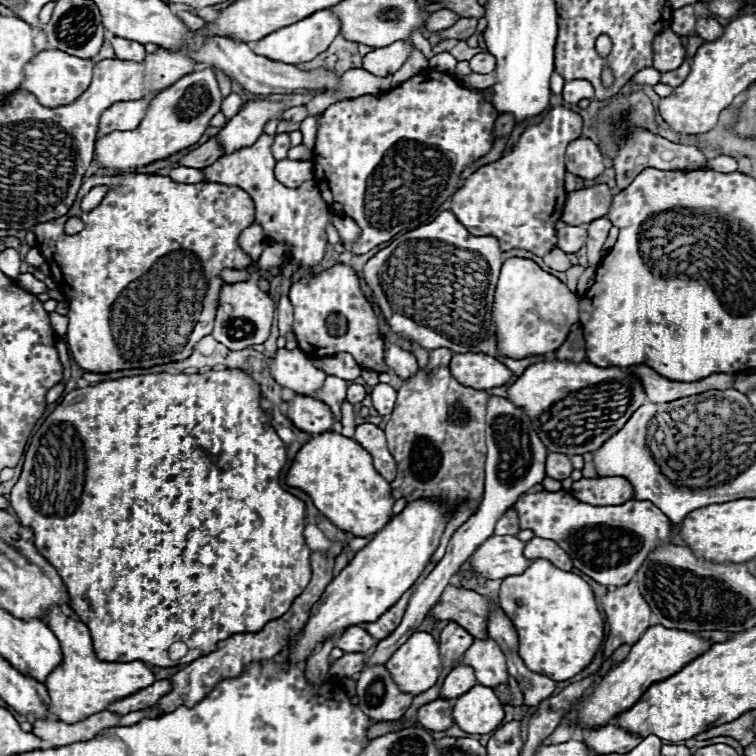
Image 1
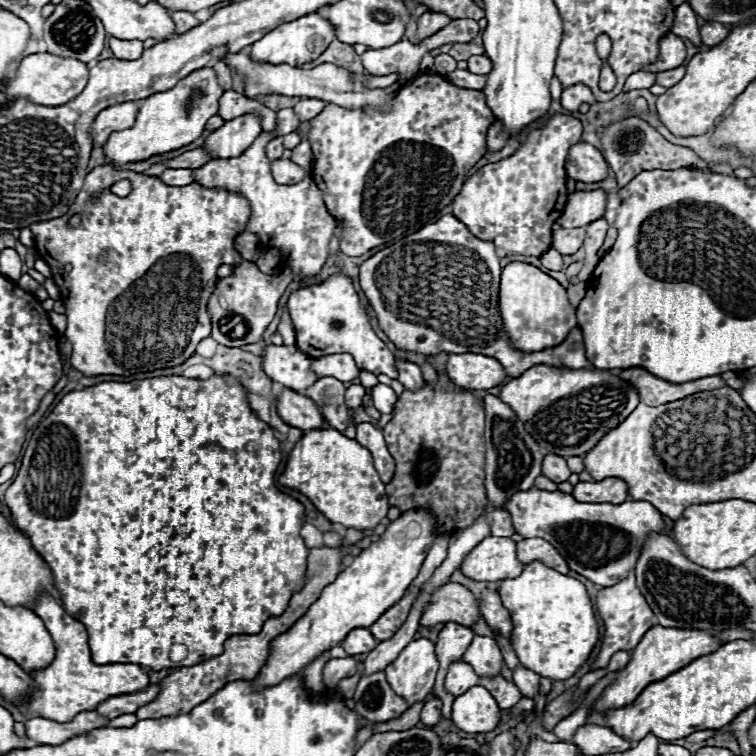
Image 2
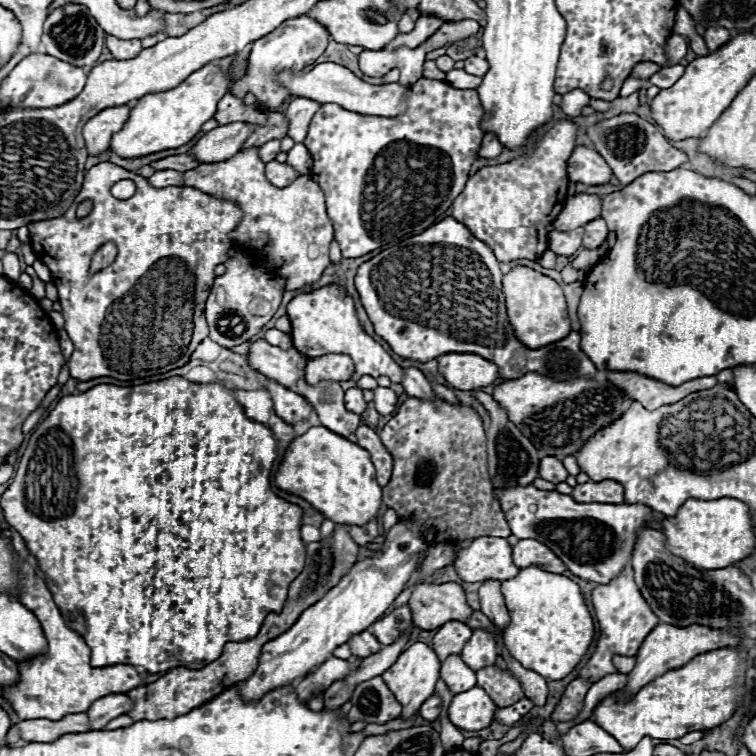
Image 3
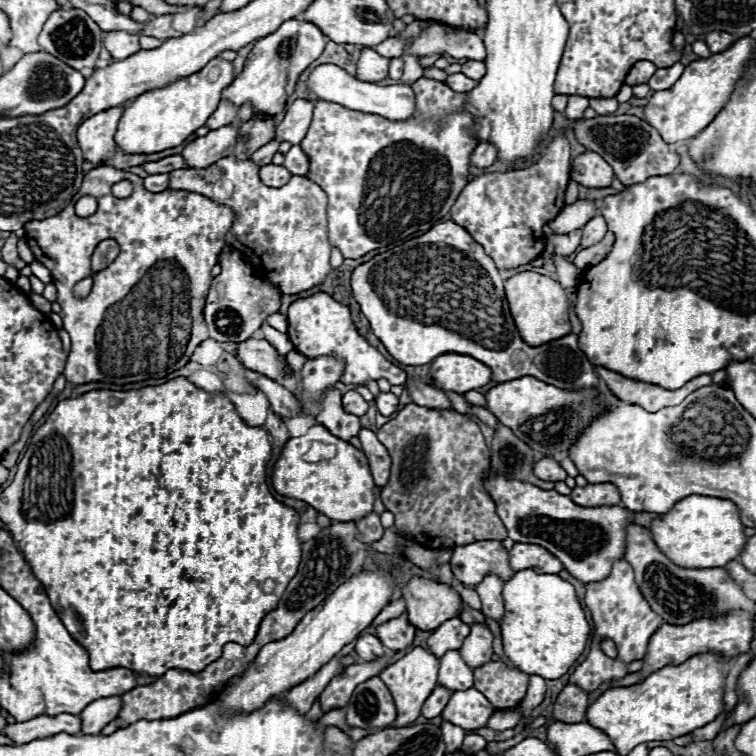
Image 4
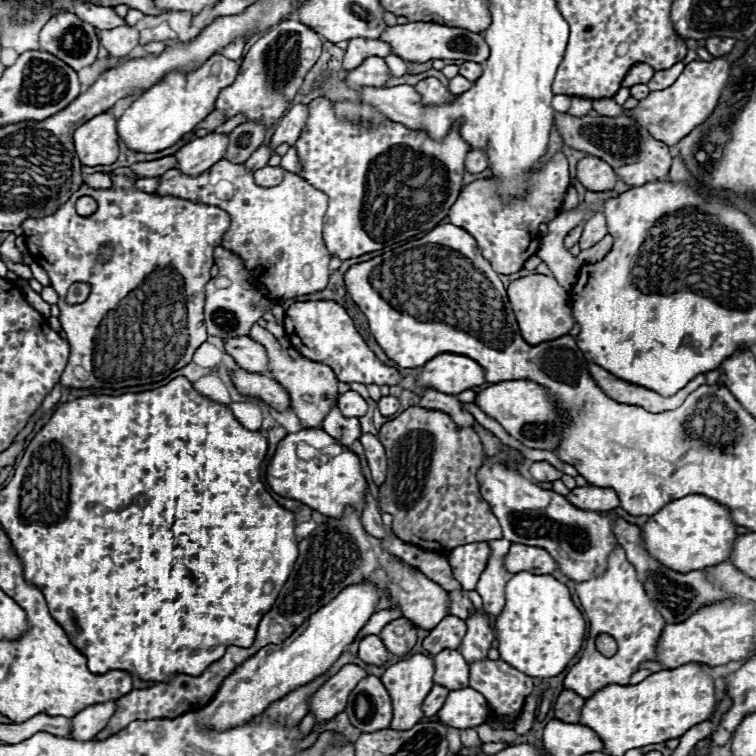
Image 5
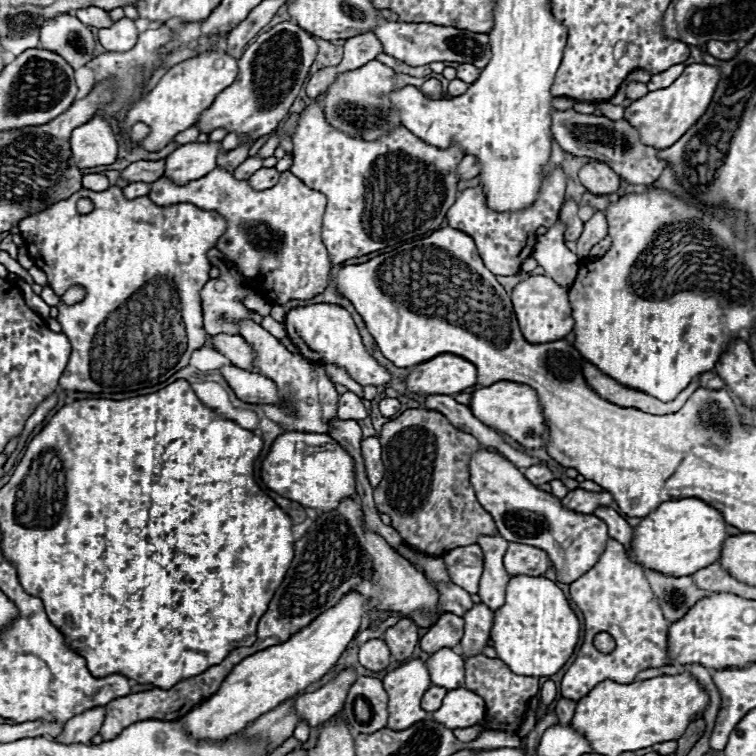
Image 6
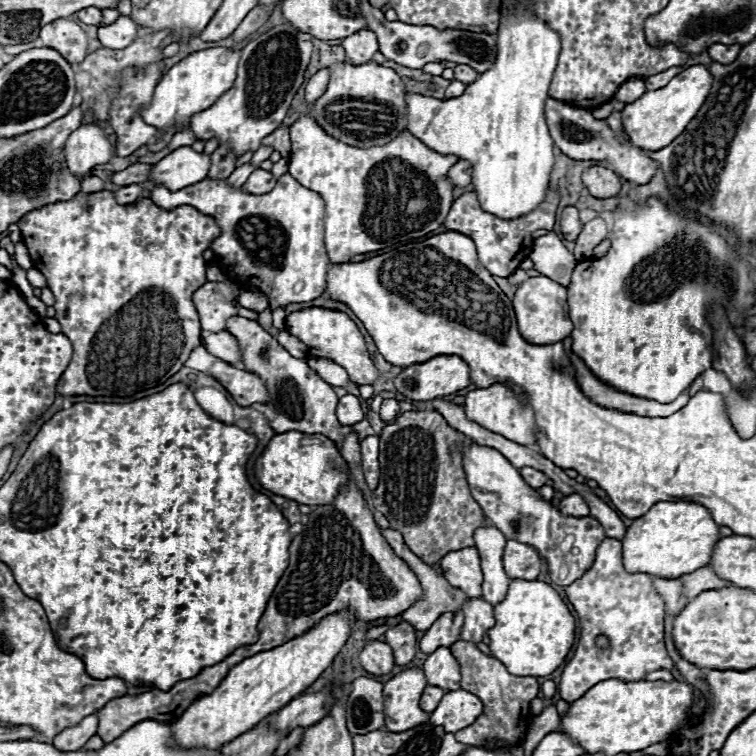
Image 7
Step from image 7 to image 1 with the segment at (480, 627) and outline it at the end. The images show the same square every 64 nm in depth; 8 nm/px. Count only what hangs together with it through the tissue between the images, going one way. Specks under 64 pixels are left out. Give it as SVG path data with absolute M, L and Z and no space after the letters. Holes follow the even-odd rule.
M490 638L474 640L474 644L464 652L462 664L472 666L476 672L476 680L482 686L494 688L500 684L508 684L508 666L506 656L498 648L498 644Z

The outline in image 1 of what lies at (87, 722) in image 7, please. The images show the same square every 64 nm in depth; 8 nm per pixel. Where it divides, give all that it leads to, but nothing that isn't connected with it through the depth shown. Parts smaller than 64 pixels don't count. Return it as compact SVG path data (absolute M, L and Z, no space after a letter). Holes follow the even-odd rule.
M156 680L152 686L128 696L128 698L122 698L114 704L110 704L106 710L112 710L116 714L128 714L128 712L136 712L136 710L144 710L144 708L150 708L154 706L164 694L168 694L168 690L172 688L172 684L168 680Z

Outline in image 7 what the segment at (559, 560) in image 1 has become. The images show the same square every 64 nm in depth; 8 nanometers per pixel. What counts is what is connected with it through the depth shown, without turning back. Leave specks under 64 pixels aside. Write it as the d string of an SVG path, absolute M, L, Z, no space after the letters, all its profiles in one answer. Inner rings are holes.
M508 540L504 550L504 570L512 580L516 578L534 580L544 570L544 566L546 566L544 558L532 546Z

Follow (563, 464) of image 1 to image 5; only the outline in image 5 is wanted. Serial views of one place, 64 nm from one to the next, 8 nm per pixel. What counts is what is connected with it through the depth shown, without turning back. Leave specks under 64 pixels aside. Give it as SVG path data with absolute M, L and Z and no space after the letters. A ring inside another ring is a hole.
M534 462L530 466L530 474L536 482L554 482L554 480L560 480L562 478L562 472L556 470L552 464L548 462Z

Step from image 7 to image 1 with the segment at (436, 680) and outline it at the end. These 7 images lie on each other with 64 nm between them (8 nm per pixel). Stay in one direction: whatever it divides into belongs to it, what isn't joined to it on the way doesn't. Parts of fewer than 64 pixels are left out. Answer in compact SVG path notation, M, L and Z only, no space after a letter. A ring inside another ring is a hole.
M456 666L444 680L440 698L460 698L460 694L466 694L472 686L476 686L476 676L470 666Z

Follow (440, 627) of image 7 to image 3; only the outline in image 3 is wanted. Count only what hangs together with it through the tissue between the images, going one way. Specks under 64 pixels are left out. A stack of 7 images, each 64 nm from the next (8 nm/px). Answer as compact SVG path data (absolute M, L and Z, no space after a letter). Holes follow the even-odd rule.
M450 620L434 636L432 648L438 654L438 658L444 662L444 658L448 658L448 654L460 654L470 636L472 636L472 628L468 628L462 622Z

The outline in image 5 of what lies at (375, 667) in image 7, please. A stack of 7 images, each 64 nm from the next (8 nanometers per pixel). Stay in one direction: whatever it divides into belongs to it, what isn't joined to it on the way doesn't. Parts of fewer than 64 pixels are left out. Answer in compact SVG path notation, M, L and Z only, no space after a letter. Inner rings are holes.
M366 636L358 646L358 658L364 660L366 664L382 666L388 660L388 650L384 648L378 636Z

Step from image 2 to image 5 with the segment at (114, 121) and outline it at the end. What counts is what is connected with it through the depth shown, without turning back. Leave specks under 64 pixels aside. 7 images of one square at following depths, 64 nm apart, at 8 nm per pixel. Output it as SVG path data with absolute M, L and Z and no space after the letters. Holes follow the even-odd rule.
M102 112L84 122L74 132L76 154L86 166L106 166L118 158L118 134L116 116Z

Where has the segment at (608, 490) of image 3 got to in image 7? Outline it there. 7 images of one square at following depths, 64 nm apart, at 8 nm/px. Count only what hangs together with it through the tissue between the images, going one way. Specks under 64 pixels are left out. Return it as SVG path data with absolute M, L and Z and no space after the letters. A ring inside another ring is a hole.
M580 494L564 496L558 504L558 510L562 514L568 514L568 516L588 516L590 514L590 508L588 508L586 500Z

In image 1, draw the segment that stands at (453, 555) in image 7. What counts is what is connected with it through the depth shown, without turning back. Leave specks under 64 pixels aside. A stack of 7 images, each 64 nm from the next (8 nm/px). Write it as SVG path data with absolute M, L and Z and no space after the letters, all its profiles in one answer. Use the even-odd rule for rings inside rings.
M492 536L472 554L472 568L478 576L488 580L502 580L508 574L520 574L528 568L528 558L524 558L524 546L516 536Z

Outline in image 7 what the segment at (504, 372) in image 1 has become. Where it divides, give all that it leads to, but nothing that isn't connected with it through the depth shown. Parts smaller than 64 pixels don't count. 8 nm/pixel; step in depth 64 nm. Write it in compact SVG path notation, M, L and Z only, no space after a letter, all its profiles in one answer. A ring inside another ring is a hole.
M436 356L424 364L412 364L394 380L406 400L432 400L456 394L470 386L470 368L458 356Z

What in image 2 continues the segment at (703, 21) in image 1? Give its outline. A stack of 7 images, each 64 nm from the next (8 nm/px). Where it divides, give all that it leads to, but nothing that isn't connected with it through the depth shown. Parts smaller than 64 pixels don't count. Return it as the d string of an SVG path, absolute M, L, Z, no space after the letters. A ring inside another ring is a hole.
M706 22L700 28L700 38L704 46L716 46L718 42L722 42L728 36L728 28L722 26L720 22Z

